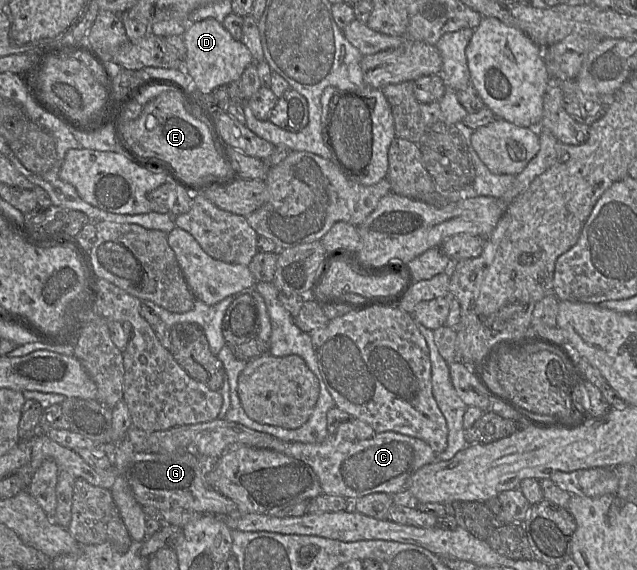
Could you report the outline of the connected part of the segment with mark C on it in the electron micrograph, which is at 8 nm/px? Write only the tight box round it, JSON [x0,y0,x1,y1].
[283,431,437,500]

